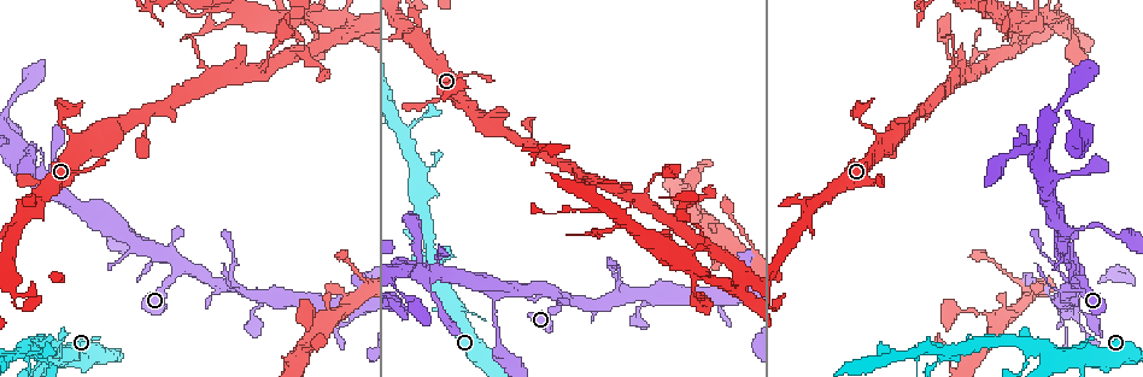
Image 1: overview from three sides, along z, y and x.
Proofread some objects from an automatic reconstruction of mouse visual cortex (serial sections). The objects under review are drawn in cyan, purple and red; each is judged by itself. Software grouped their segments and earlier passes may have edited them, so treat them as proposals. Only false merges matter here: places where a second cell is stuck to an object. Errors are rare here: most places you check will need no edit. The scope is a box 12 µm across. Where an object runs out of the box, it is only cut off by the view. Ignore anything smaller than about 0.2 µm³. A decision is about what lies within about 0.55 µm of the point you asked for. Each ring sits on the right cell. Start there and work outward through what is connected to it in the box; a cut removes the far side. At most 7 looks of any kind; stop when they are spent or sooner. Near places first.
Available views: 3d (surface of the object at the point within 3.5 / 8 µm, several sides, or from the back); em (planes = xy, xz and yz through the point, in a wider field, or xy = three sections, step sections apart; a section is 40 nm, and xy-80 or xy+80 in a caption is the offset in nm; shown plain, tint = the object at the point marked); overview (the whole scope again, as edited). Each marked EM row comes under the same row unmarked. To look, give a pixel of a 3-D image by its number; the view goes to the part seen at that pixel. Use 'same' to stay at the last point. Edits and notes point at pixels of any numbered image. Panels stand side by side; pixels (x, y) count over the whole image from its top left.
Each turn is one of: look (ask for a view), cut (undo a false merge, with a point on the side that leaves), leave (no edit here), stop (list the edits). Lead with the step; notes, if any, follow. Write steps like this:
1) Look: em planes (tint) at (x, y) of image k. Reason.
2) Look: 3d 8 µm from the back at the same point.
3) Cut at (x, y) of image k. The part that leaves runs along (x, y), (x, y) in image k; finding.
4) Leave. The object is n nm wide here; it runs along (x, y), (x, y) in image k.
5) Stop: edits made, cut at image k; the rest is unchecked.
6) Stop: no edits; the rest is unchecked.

Look: 3d 8 µm from the back at (19, 353) of image 1. Thick turns thin.

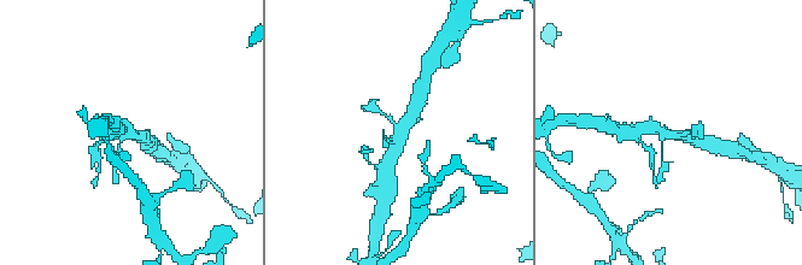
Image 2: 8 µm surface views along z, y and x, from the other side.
Look: 3d 3.5 µm at (664, 133) of image 2. Zoom in.

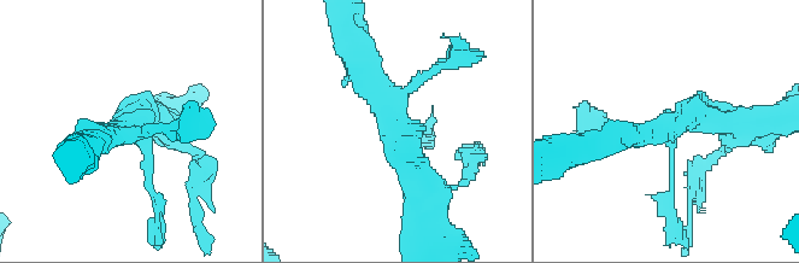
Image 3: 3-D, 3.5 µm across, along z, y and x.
Leave. It runs along (430, 192), (359, 62) in image 3; all the same cell.

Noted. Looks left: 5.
Look: 3d 3.5 µm at (1065, 229) of image 1. Branch point.

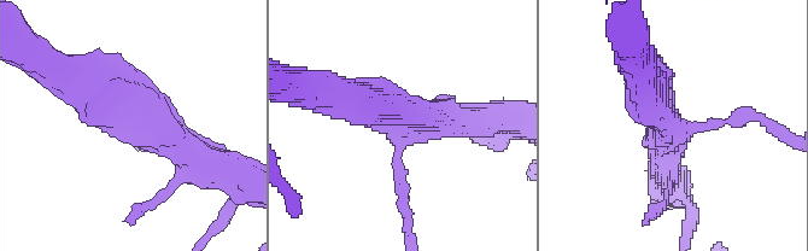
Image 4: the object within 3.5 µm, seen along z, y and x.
Look: em xy step 5 (tint) at (136, 128) of image 4.

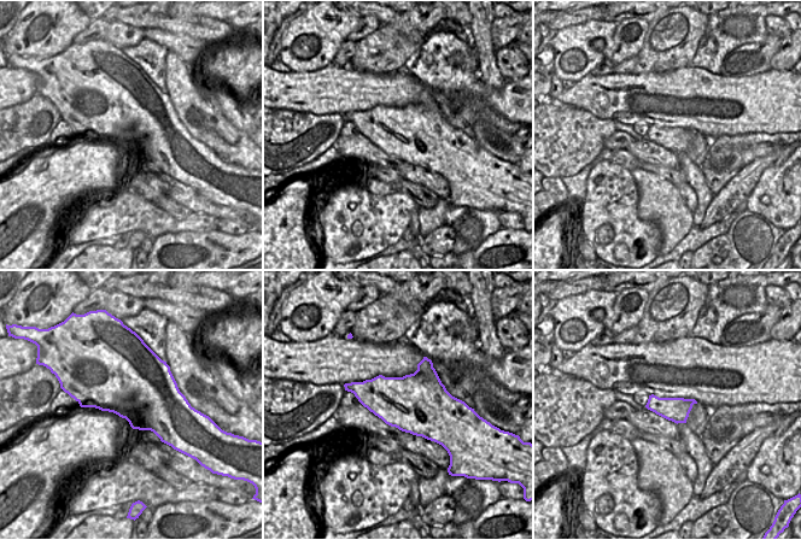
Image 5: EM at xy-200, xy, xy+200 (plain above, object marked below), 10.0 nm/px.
Leave. It runs along (206, 165), (77, 80) in image 4; all the same cell.

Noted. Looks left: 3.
Look: em xy step 2 (tint) at (1060, 22) of image 1.

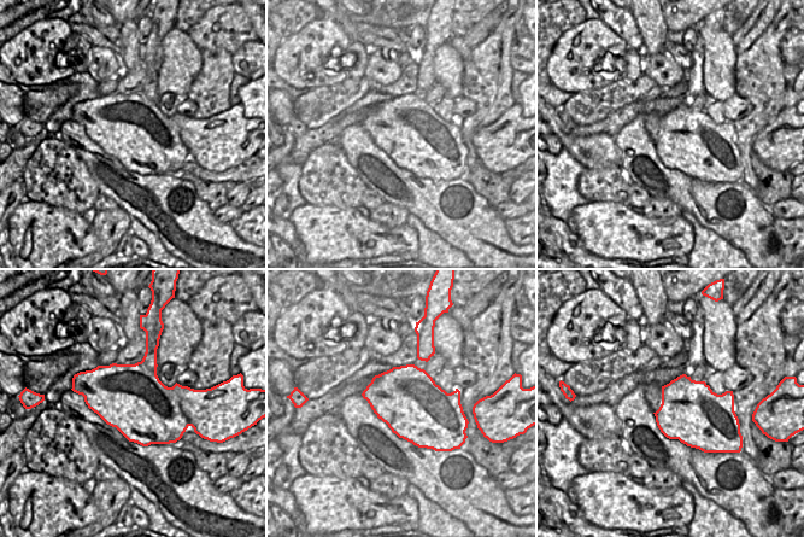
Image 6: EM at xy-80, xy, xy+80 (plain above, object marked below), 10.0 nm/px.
Look: 3d 3.5 µm at the same point. Wider look.

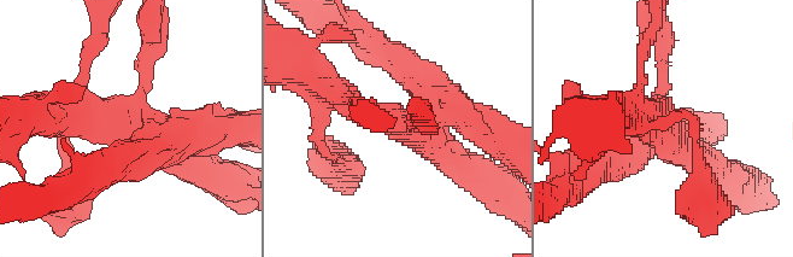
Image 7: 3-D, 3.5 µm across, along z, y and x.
Leave. It runs along (128, 158), (158, 132), (76, 114) in image 7; one cell here.

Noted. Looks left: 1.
Stop: no edits; the rest is unchecked.

